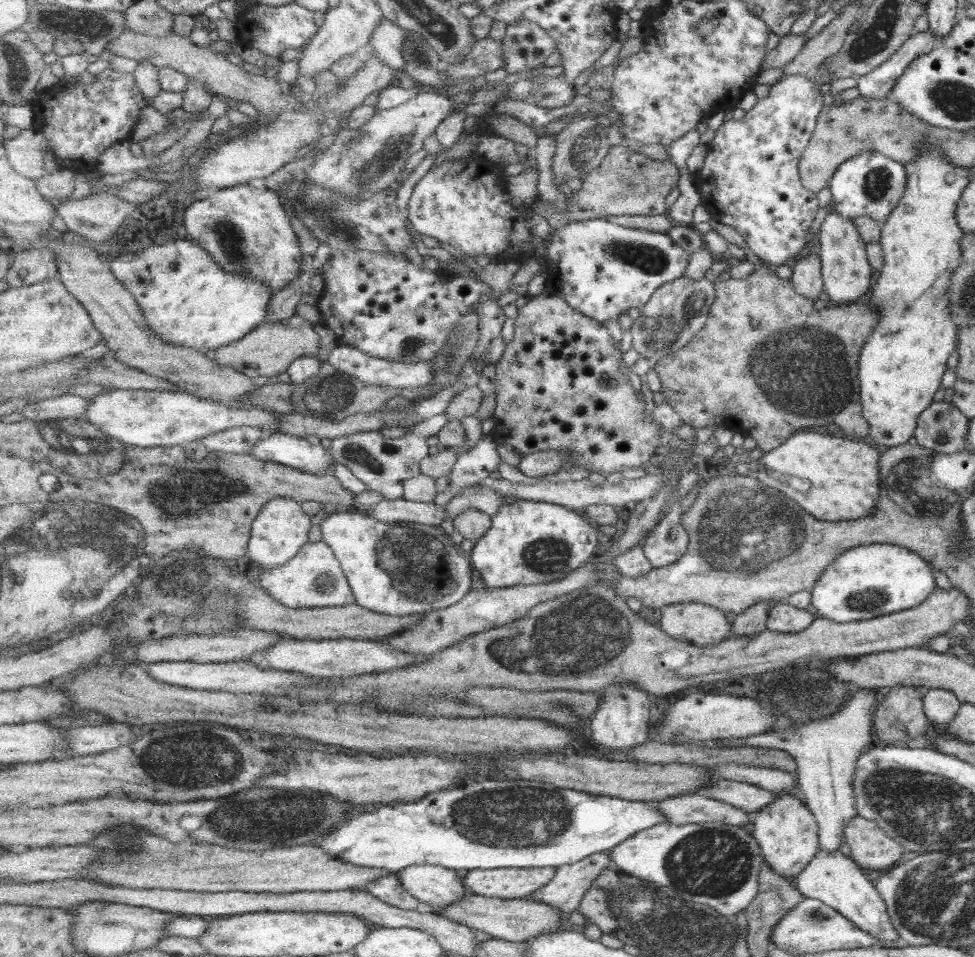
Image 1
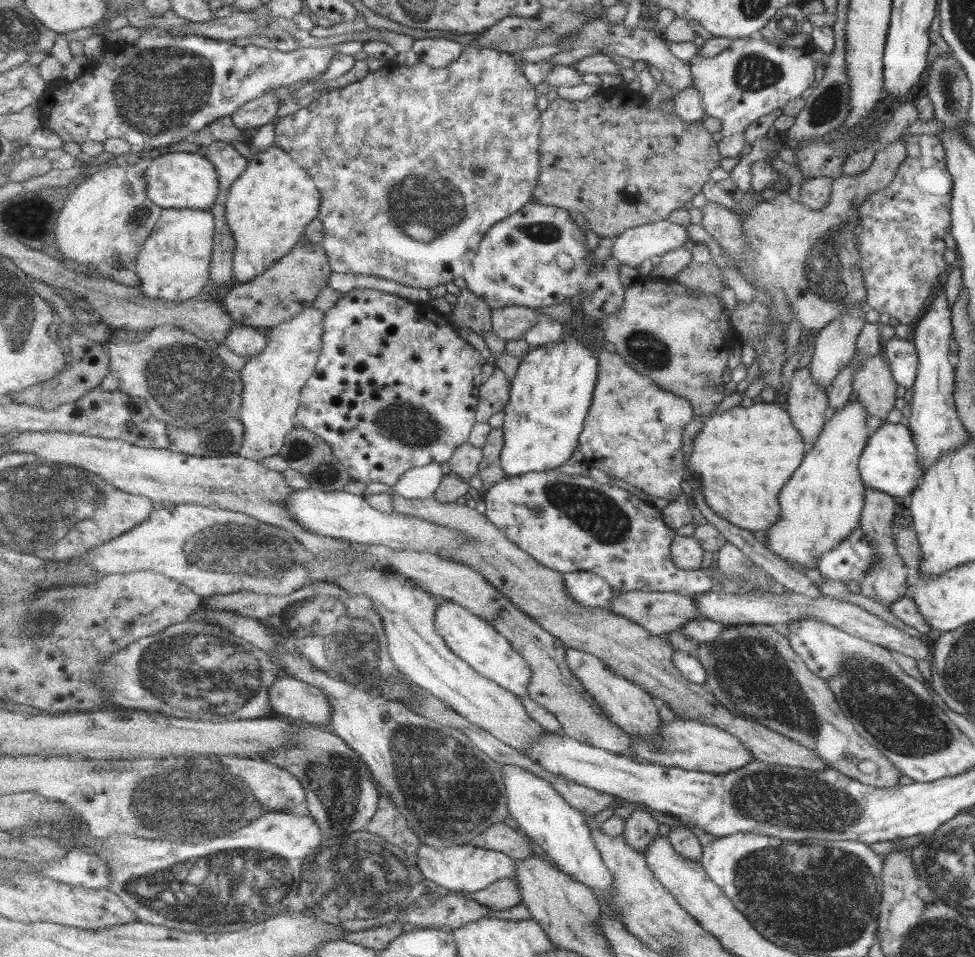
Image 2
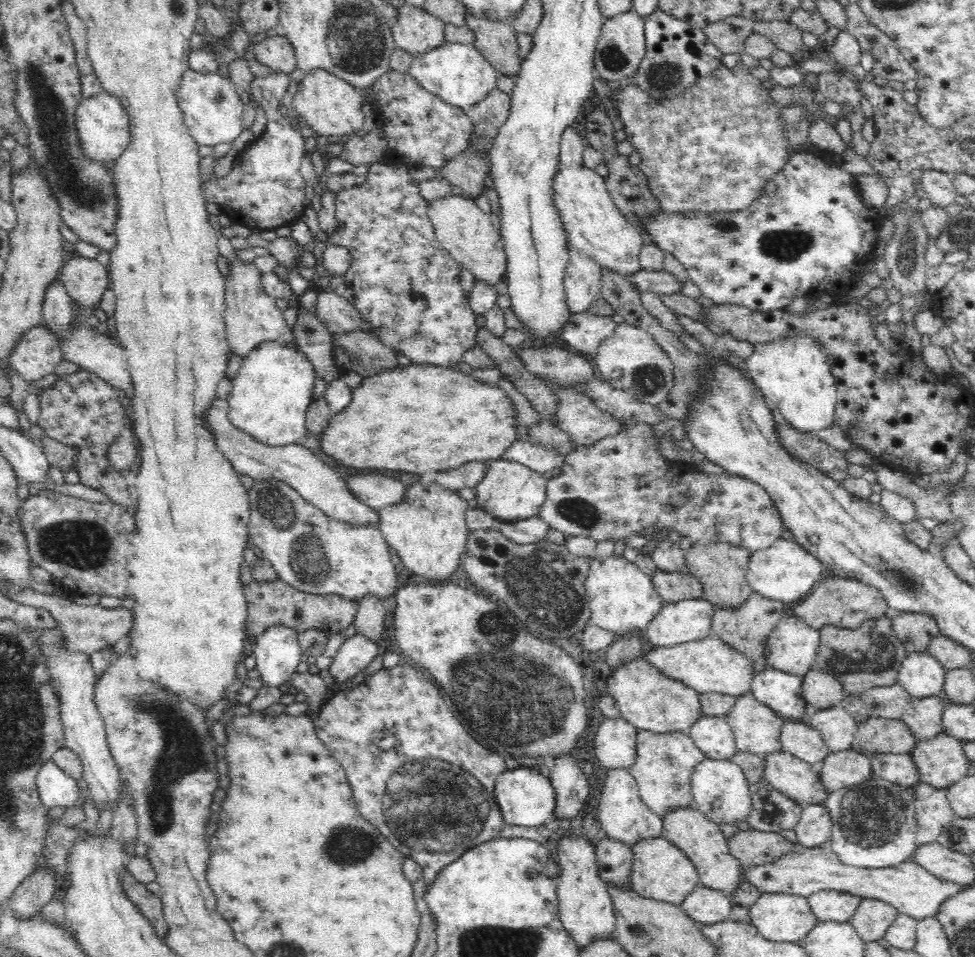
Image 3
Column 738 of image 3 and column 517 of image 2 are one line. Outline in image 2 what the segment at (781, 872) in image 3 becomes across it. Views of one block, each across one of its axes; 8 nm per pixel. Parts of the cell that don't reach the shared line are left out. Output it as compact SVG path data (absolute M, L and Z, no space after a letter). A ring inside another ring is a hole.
M422 844L418 854L419 868L427 880L455 891L480 892L504 878L516 878L516 861L504 852L473 845L438 849Z

